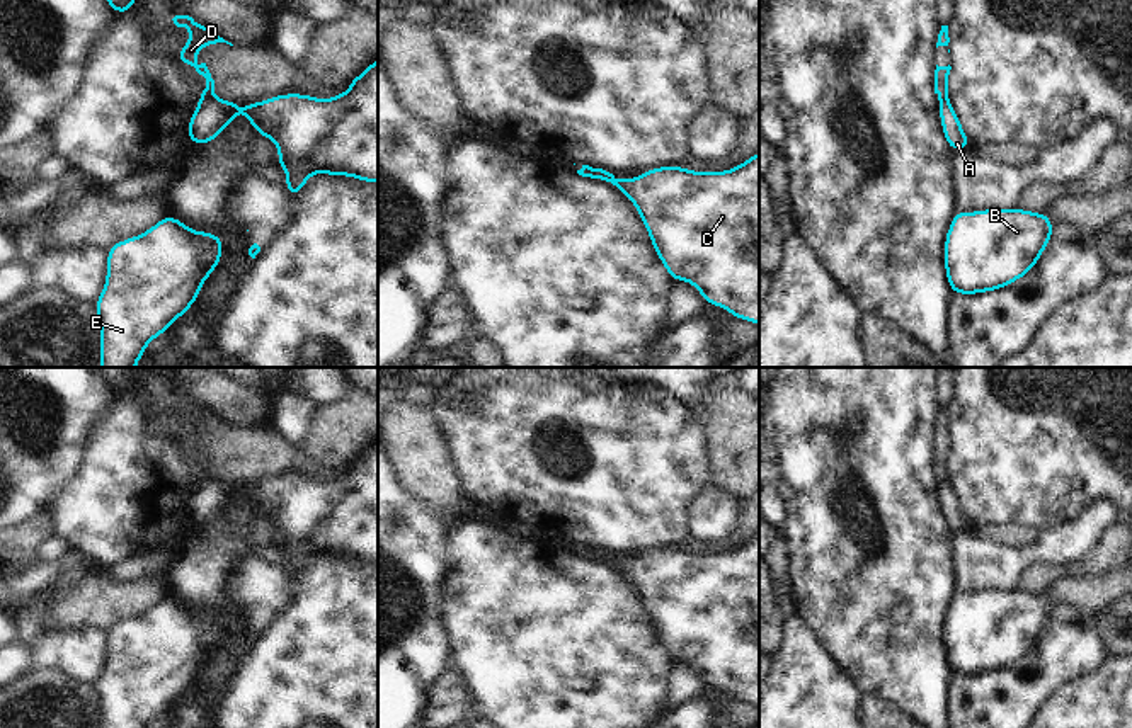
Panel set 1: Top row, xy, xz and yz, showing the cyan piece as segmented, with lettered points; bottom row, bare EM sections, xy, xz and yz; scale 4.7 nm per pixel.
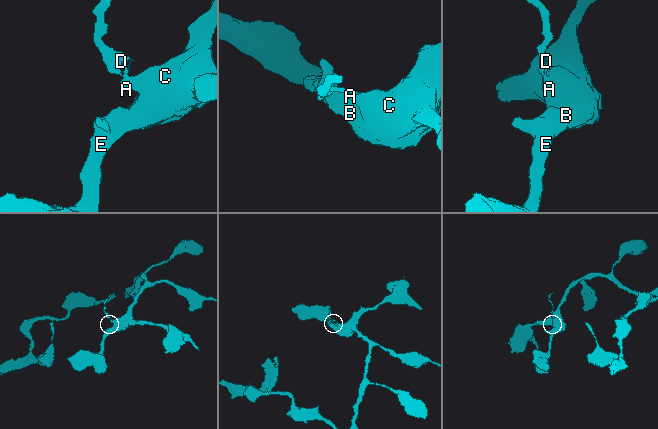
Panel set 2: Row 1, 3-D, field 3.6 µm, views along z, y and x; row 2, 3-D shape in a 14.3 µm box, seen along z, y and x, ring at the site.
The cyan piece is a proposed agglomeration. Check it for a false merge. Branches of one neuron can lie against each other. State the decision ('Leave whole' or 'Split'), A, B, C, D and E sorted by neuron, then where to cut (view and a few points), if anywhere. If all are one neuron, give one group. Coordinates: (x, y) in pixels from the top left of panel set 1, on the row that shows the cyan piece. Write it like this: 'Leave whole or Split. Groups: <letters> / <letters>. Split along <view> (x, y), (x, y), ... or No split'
Split. Groups: A B C E / D. Split along xy (213, 96), (200, 106)

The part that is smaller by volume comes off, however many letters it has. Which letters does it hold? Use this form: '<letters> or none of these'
D

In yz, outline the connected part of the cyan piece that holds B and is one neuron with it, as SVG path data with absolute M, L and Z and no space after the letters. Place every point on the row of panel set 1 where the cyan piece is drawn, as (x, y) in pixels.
M1028 209L957 211L945 235L953 294L998 291L1025 277L1045 252L1054 223Z

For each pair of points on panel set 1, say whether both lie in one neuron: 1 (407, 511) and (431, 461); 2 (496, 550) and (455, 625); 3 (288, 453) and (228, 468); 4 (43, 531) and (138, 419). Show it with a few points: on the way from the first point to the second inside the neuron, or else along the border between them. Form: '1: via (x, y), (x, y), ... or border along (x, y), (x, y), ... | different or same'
1: border along (395, 478), (404, 490), (429, 506), (453, 507) | different
2: via (496, 568), (496, 584), (474, 606) | same
3: via (273, 454), (244, 454) | same
4: border along (48, 509), (55, 533) | different

